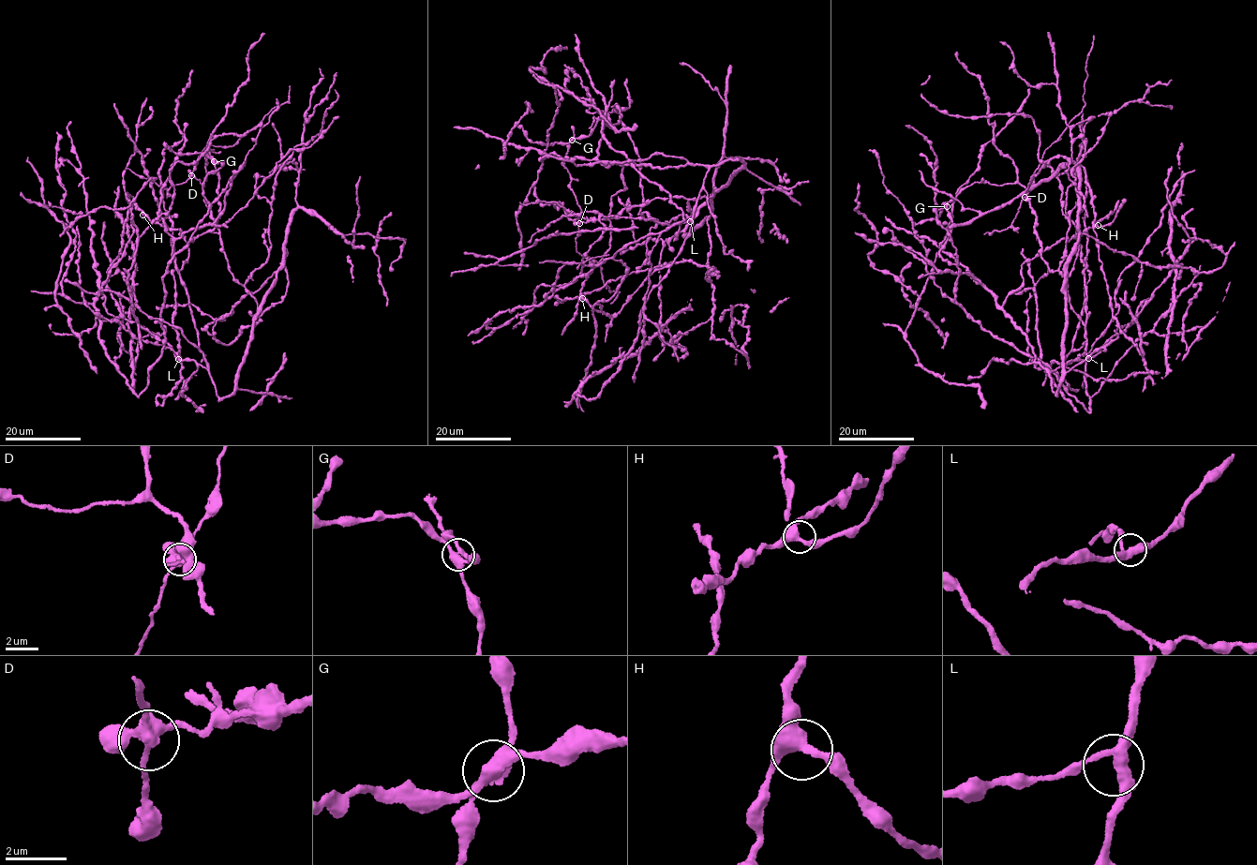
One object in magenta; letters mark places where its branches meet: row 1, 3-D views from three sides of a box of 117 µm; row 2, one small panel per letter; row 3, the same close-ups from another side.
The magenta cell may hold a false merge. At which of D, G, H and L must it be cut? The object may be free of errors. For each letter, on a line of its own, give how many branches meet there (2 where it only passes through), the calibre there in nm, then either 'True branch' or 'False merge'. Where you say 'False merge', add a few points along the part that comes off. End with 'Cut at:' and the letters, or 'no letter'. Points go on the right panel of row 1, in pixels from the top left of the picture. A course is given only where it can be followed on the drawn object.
D: Branches: 4. Thickness 360 nm. False merge. Course of the part to remove: (1025, 196), (1044, 151), (1058, 140), (1069, 121), (1082, 112), (1085, 68), (1093, 36)
G: Branches: 4. Thickness 380 nm. True branch
H: Branches: 3. Thickness 360 nm. True branch
L: Branches: 3. Thickness 360 nm. True branch
Cut at: D

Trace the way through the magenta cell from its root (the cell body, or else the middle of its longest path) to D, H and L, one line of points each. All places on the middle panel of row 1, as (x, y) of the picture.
D: (574, 194), (582, 216), (592, 219), (578, 224)
H: (574, 194), (582, 216), (608, 218), (655, 198), (710, 197), (745, 165), (621, 166), (609, 250), (582, 298)
L: (574, 194), (582, 216), (611, 218), (655, 198), (710, 197), (745, 165), (742, 160), (710, 168), (690, 221)

